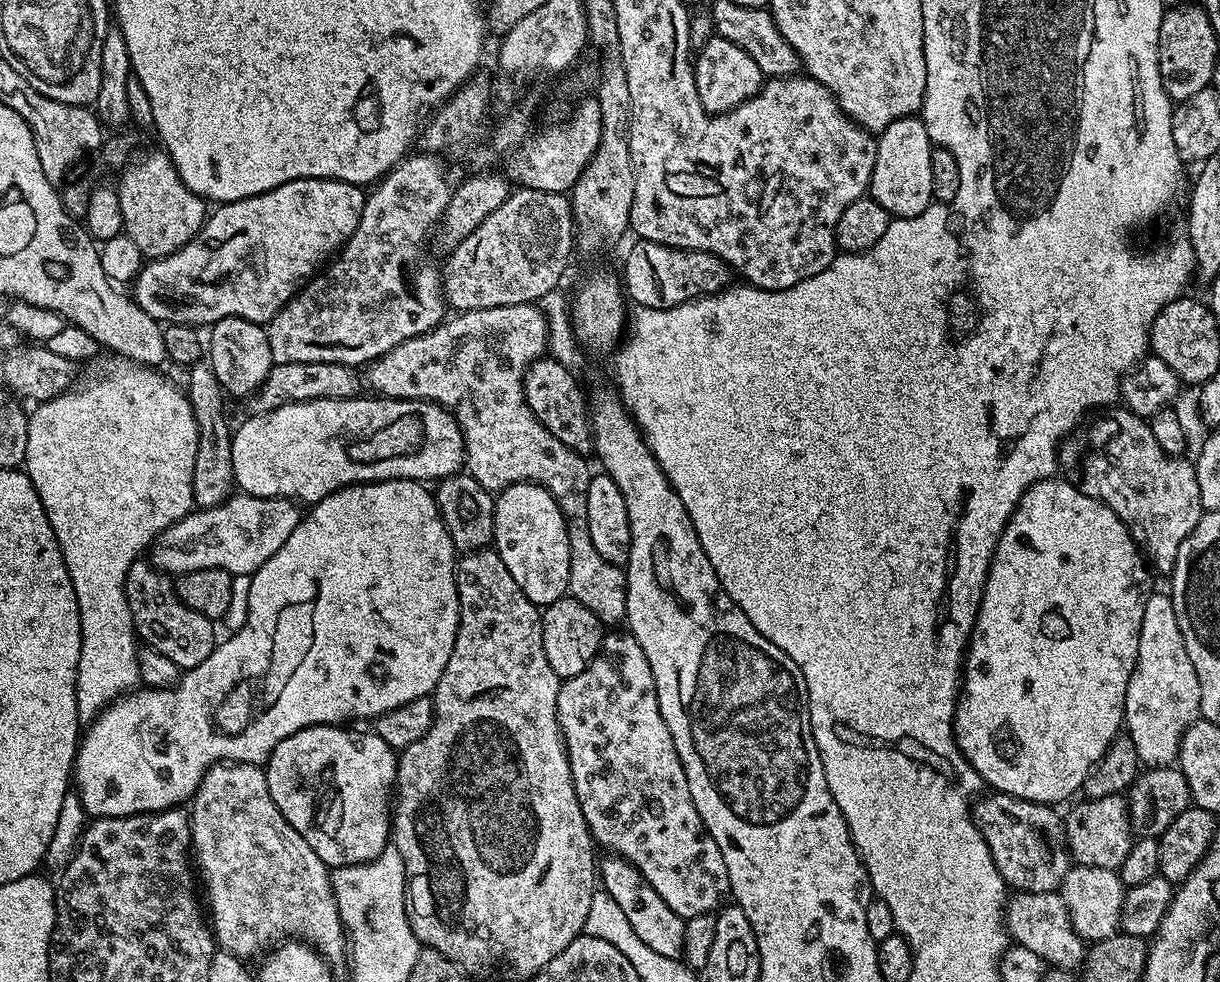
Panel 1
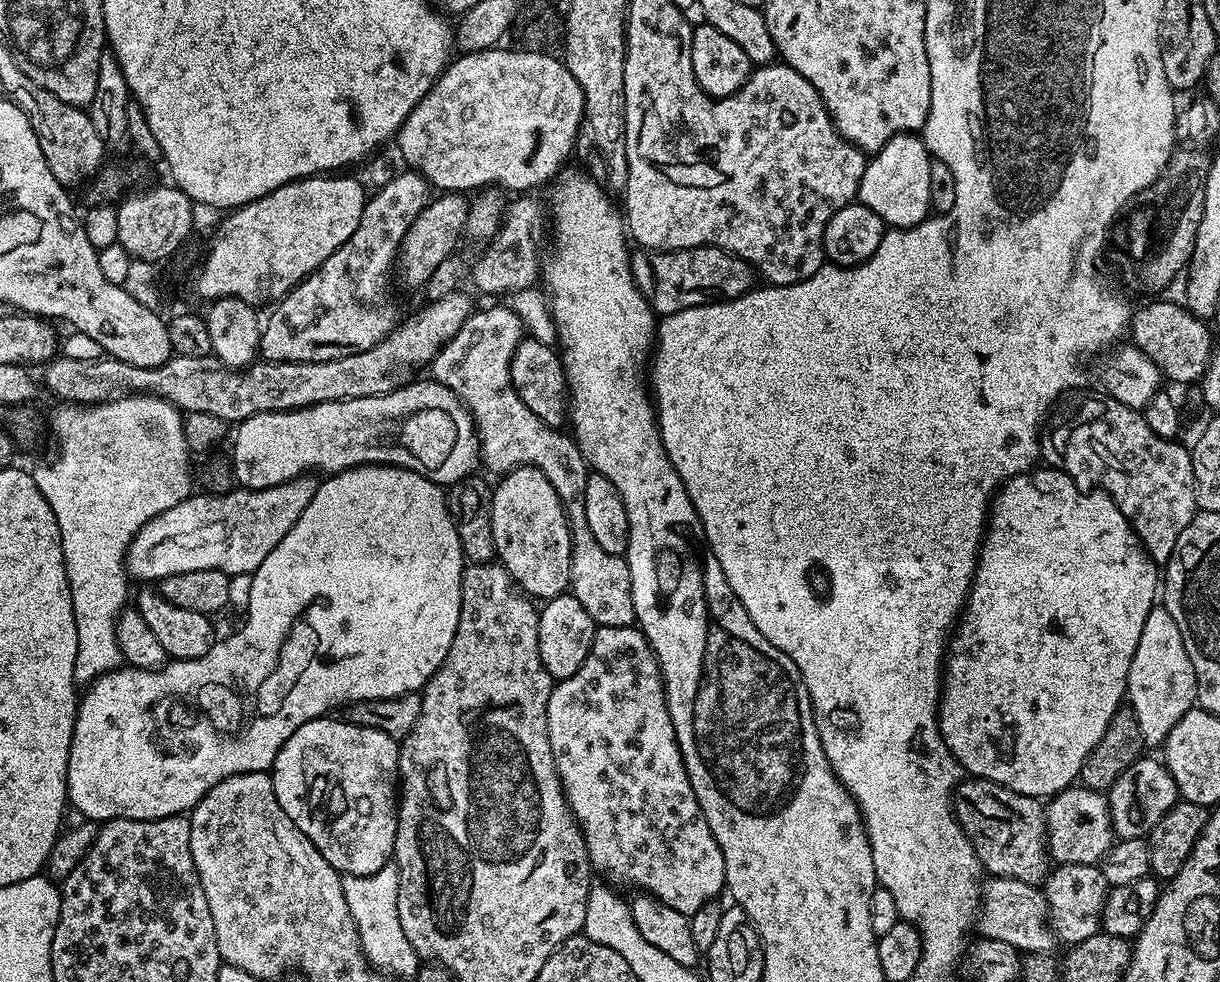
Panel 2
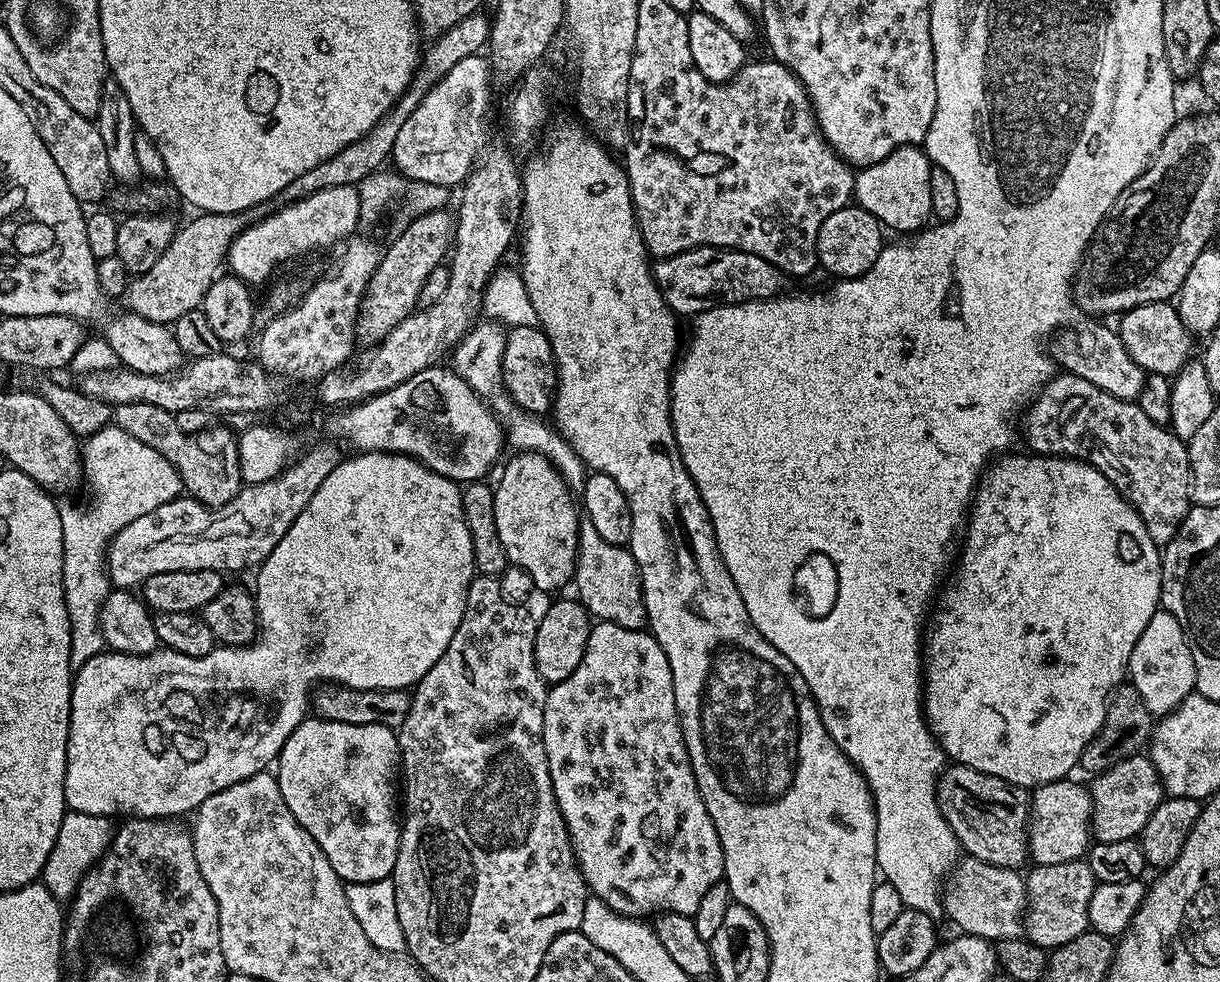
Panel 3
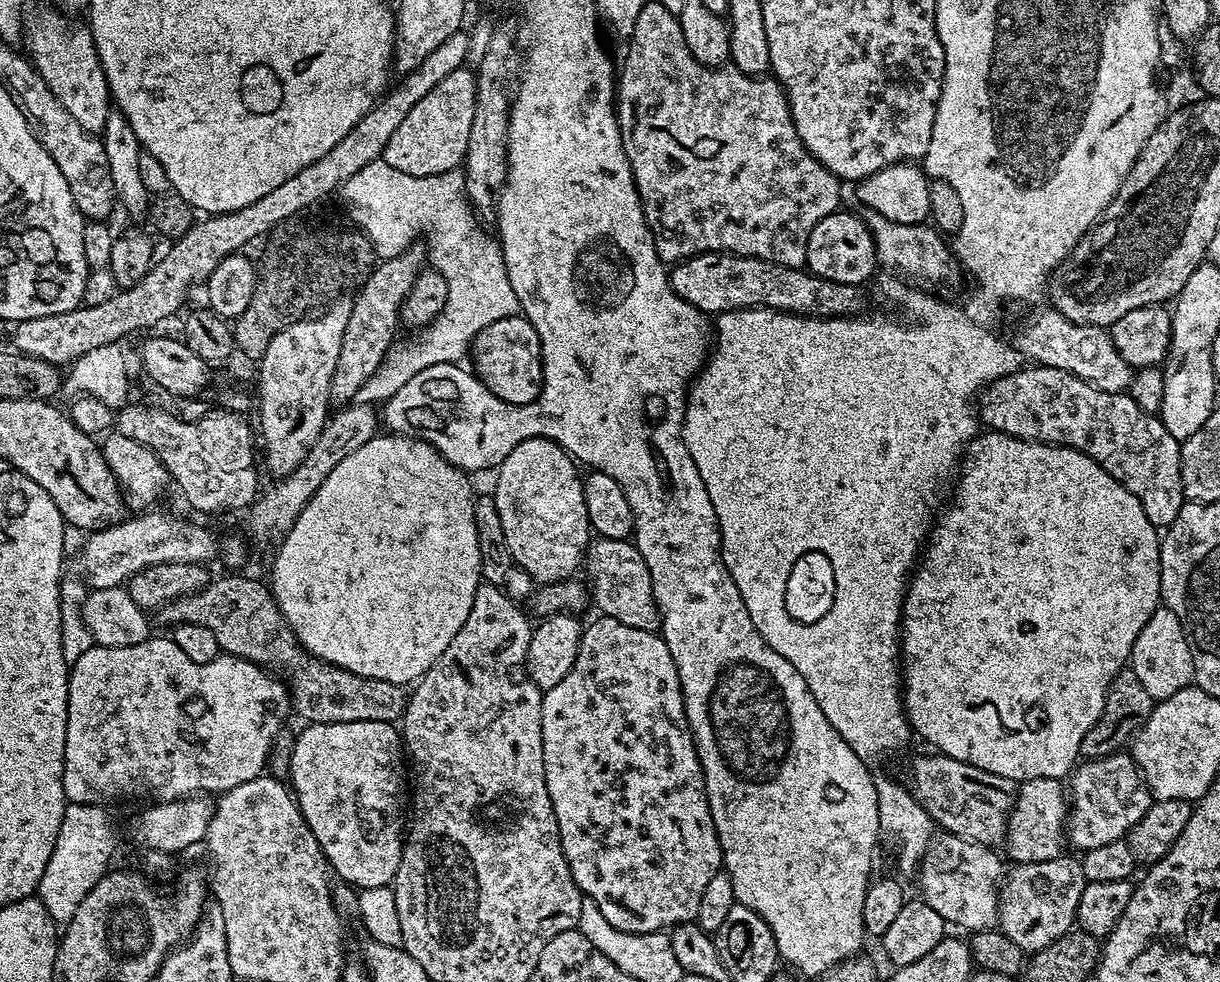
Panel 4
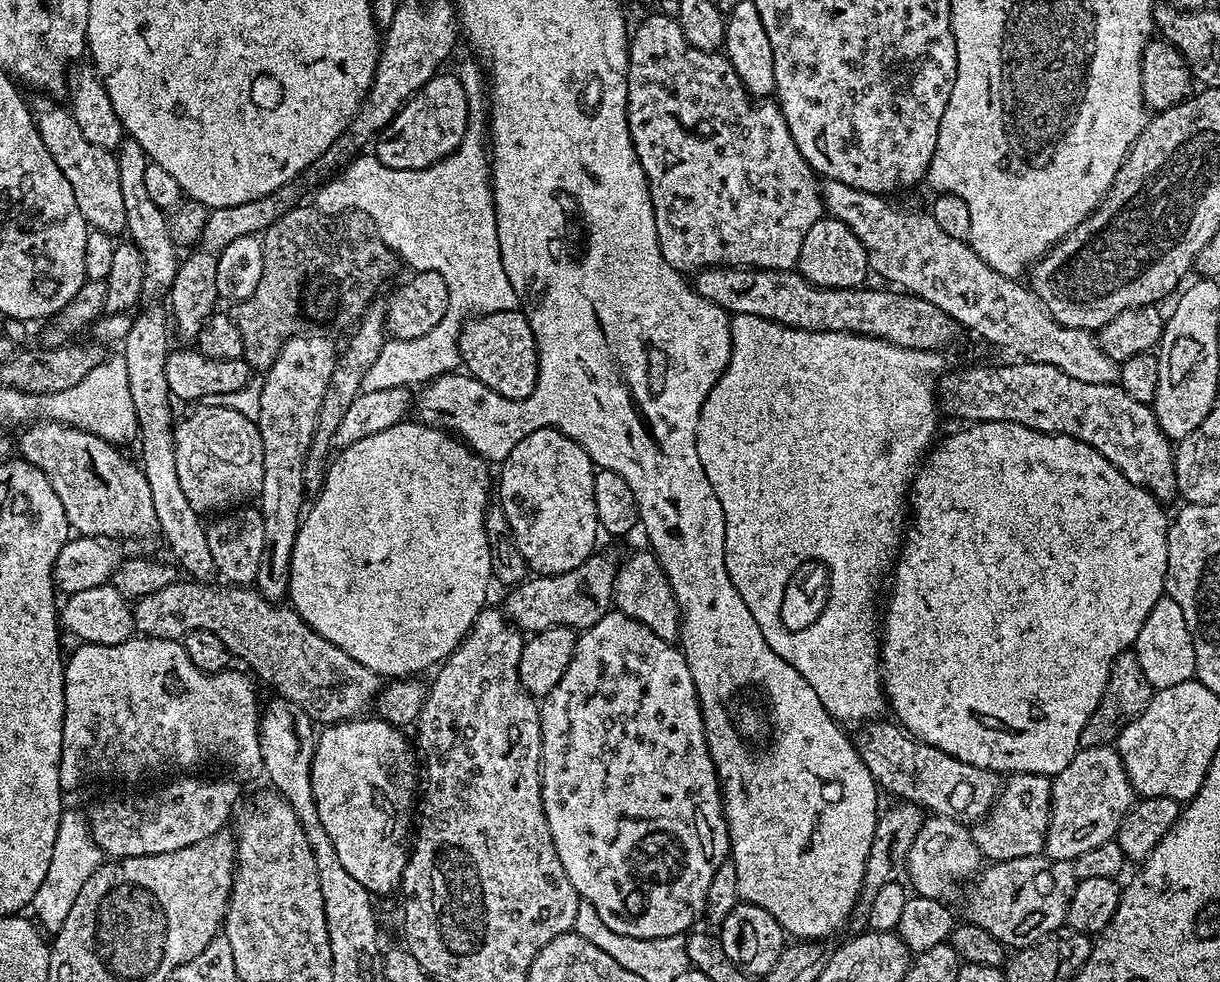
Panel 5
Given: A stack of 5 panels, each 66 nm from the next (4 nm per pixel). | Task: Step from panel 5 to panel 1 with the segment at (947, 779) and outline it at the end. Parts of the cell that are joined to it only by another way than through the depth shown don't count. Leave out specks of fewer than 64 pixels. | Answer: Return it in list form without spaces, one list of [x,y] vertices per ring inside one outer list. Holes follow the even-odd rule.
[[[993,791],[981,795],[972,808],[972,819],[990,846],[990,854],[1005,885],[1016,892],[1054,892],[1066,878],[1074,861],[1064,835],[1064,821],[1055,807],[1035,804],[1017,796]]]

